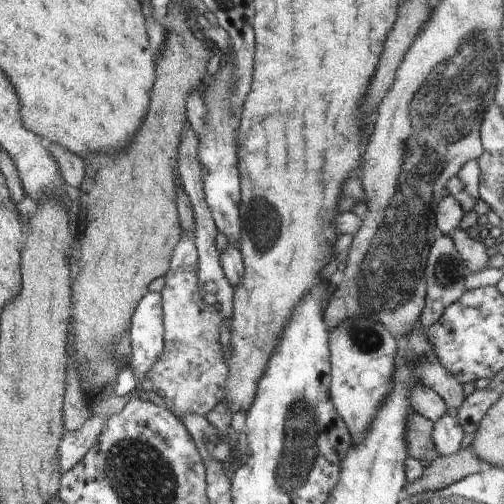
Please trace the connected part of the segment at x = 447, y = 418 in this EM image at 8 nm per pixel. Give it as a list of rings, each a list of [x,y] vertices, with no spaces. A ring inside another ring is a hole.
[[[447,412],[434,423],[432,441],[440,455],[452,455],[461,448],[464,435],[456,414]]]

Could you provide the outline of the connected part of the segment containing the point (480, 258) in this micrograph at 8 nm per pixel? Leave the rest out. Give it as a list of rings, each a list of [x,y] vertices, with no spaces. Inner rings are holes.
[[[458,228],[452,233],[453,244],[464,262],[465,268],[471,273],[487,268],[490,256],[487,247],[481,241],[474,241],[466,230]]]

